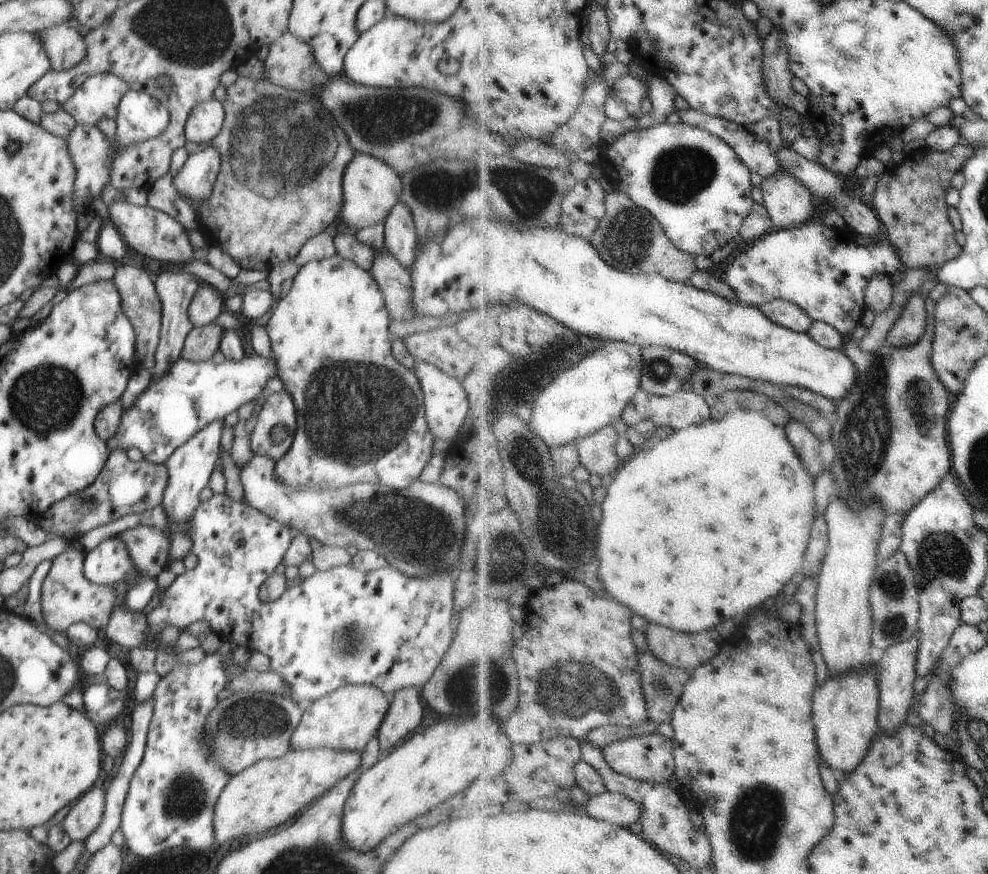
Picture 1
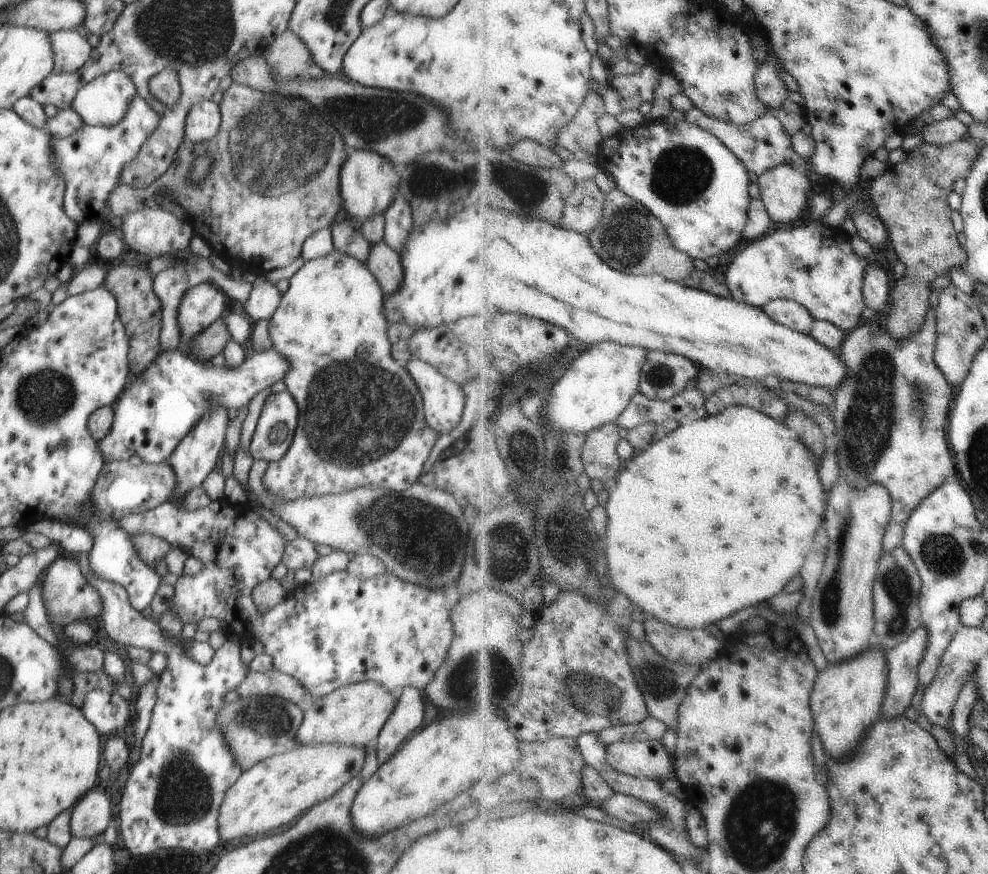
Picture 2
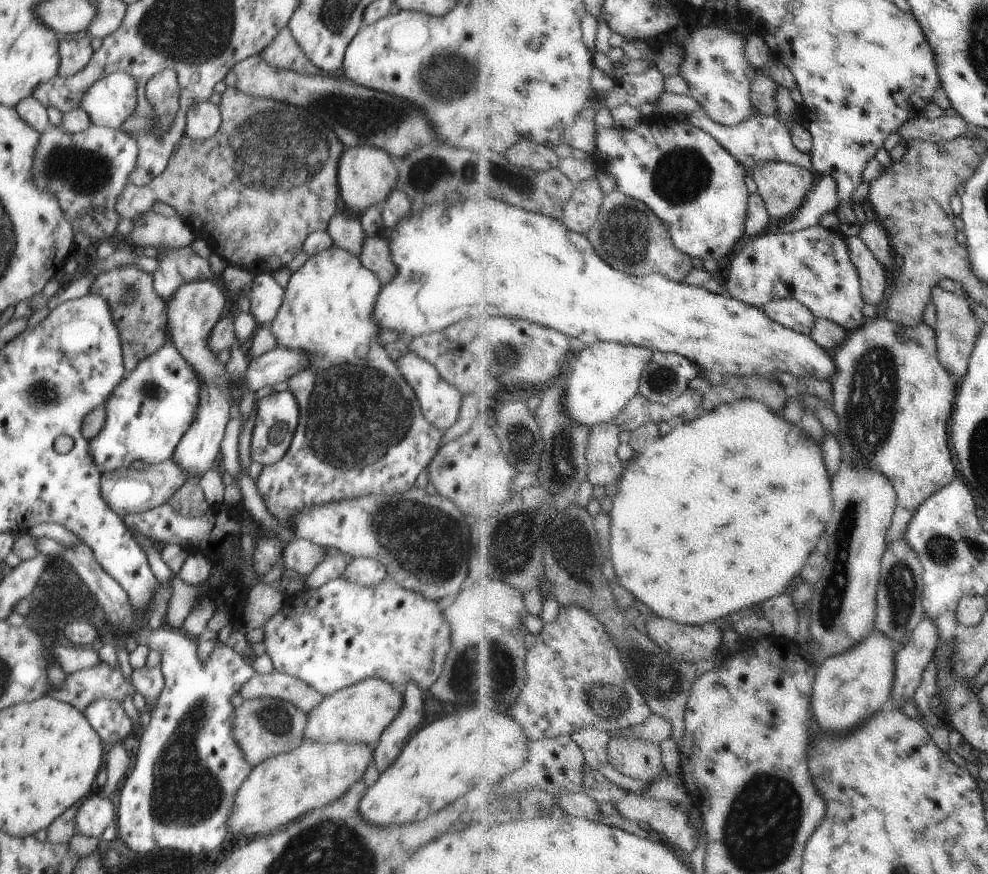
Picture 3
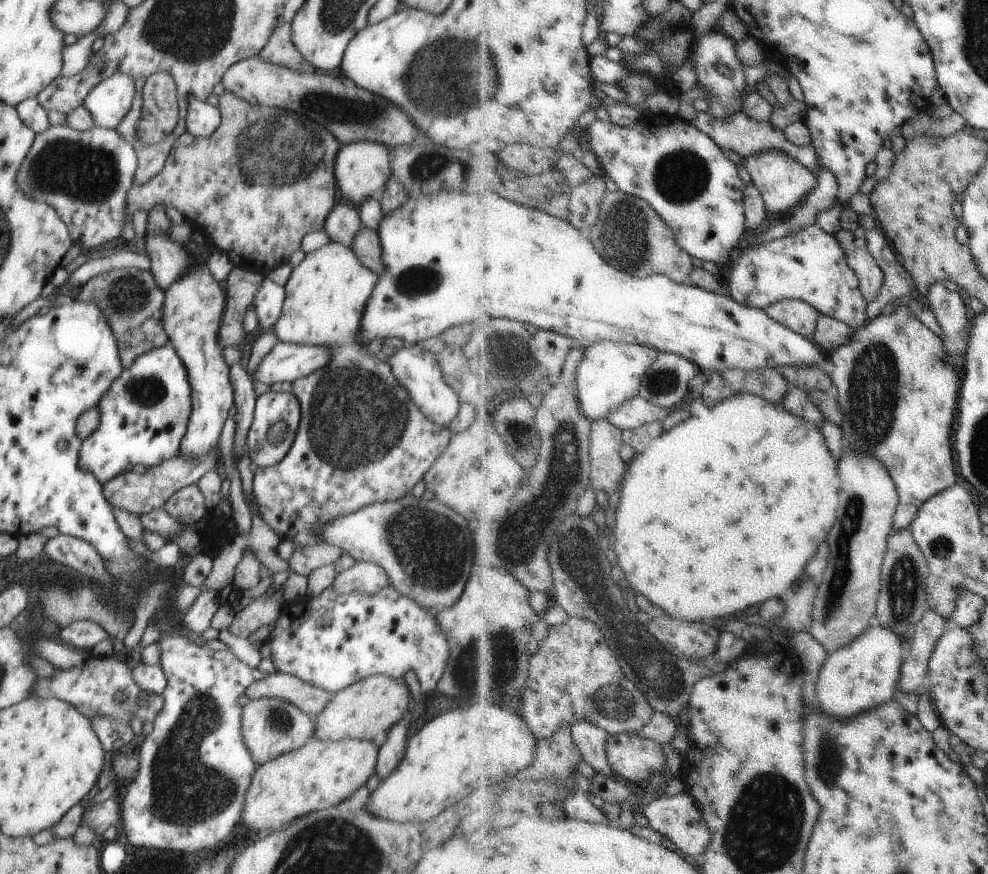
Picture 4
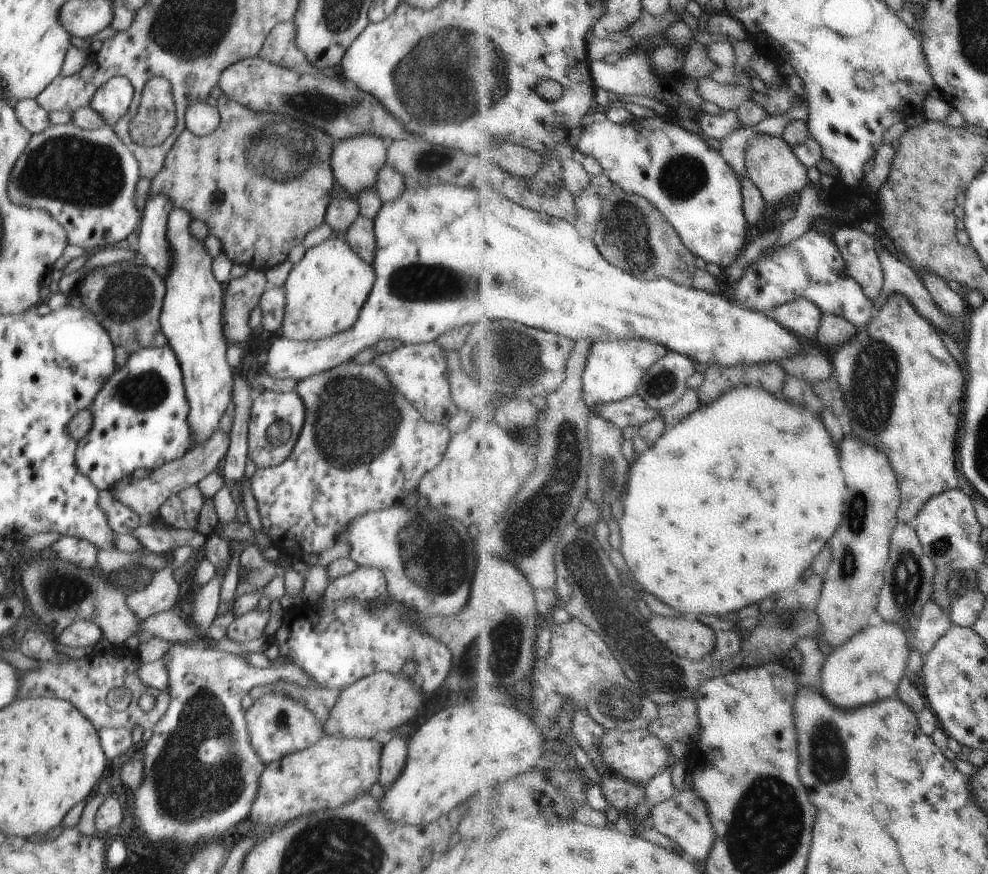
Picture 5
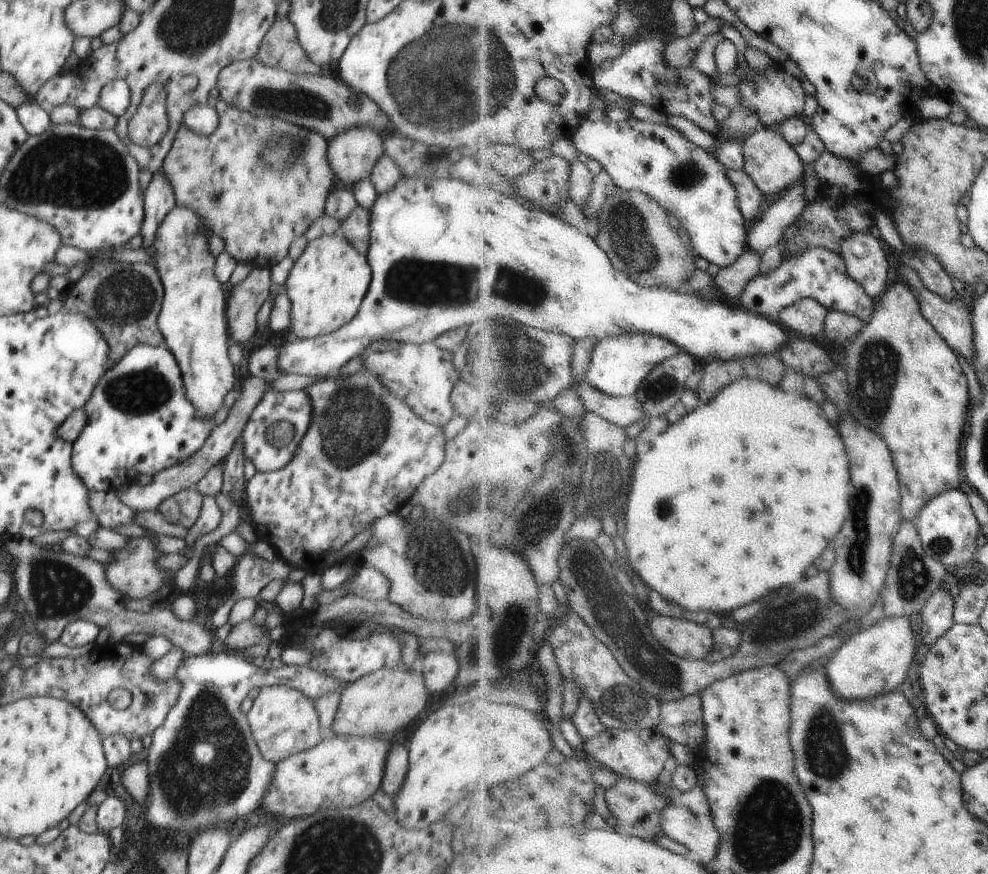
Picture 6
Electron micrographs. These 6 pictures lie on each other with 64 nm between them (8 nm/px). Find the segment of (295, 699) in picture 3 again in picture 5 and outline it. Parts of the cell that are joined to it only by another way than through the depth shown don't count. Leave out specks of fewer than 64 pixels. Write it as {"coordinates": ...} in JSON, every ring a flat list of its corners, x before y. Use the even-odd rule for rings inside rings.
{"coordinates":[[277,681,273,685,254,686,249,695,252,700,260,698,263,694,279,692,284,693,291,699,304,701,306,706,315,714,315,717,322,723,327,721,330,711,334,708,336,699,341,689,325,689,322,687,298,687,285,681]]}

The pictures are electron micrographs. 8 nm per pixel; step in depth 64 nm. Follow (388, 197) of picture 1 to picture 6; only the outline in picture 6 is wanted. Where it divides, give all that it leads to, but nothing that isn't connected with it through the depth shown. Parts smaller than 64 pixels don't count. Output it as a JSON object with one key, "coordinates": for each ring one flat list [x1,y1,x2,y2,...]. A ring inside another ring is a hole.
{"coordinates":[[352,127,327,139,327,161,336,178,350,188,355,182,370,178,376,161,383,154,383,142,372,127]]}

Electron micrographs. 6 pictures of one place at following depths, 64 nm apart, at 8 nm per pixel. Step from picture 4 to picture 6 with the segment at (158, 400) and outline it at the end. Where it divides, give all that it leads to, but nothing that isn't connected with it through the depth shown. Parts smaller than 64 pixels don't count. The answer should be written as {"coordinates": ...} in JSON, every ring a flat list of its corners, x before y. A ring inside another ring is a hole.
{"coordinates":[[142,343,130,348,98,379,83,409,86,412,86,424,71,446,71,461,74,472,86,488,94,492,118,492,127,482,134,482,138,474,154,477,160,471,188,460,202,448,216,426,216,423,204,426,204,421,198,420,194,405,187,397,176,357,166,345]]}

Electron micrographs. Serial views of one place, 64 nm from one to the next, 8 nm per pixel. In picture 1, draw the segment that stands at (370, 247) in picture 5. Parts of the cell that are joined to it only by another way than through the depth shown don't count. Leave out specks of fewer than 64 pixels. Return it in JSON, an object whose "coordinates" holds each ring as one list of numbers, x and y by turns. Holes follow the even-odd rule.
{"coordinates":[[384,247,376,251,370,273,382,292,389,317,399,321,403,301,412,292,412,278,409,272,404,270,400,262]]}

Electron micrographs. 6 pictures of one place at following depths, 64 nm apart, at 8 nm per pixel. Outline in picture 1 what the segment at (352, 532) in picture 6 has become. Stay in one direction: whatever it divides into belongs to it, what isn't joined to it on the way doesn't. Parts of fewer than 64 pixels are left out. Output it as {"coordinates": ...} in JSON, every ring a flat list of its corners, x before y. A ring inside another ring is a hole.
{"coordinates":[[336,253,332,258,309,261,306,265,300,267,290,292,276,304,276,310,272,312,272,318,266,324,273,358,276,360,276,366,278,366,277,376,290,393,297,412,297,427,293,445,286,452,284,458,277,460,276,466,274,466,274,474,276,474,276,480,280,484,284,484,288,488,296,488,296,490,300,488,302,490,302,488,319,486,342,486,342,482,346,482,347,489,350,482,354,482,354,470,370,470,370,474,376,476,374,482,390,486,391,489,402,490,402,488,410,486,414,480,419,478,426,462,430,460,432,445,436,438,426,422,423,390,419,388,418,377,392,357,390,323,391,318,388,310,386,310,384,298,376,280,370,272,362,270,352,260,344,260]]}

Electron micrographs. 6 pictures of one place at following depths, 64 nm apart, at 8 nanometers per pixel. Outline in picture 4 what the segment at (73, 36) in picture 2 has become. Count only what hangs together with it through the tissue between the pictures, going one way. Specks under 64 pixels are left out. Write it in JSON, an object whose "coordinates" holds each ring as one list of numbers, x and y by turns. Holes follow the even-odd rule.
{"coordinates":[[97,31,82,36,72,45,65,45,62,48,62,77,70,77,79,74,88,66,93,56,93,43,97,38,102,38]]}

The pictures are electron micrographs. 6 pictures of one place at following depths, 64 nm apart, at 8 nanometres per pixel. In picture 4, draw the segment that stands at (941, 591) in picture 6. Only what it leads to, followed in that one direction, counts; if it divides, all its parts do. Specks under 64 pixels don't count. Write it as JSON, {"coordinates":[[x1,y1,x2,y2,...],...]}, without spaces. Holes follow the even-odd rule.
{"coordinates":[[926,609,922,620,914,628,907,650,907,660,899,688,905,692,918,692,926,679,929,658,949,628,949,623,936,611]]}

